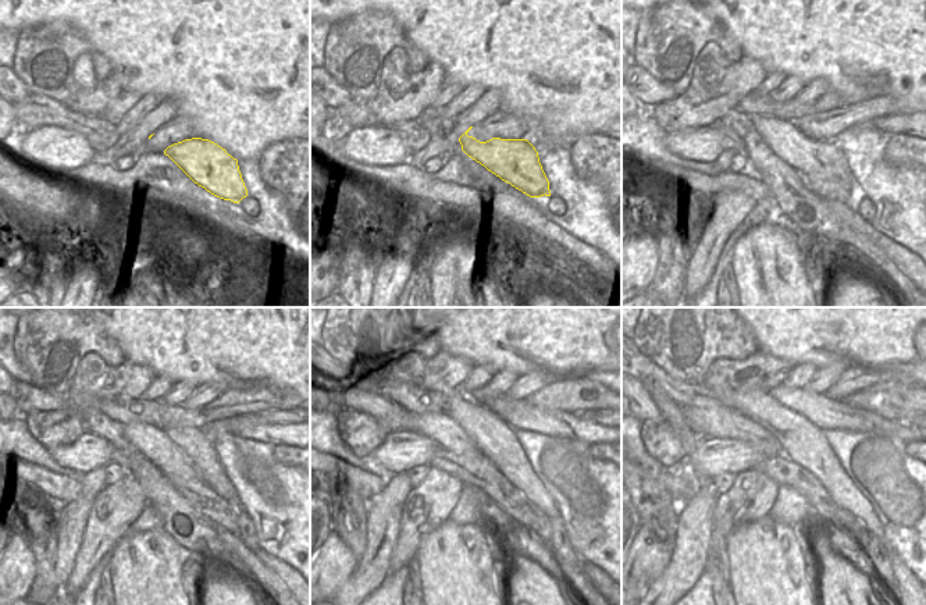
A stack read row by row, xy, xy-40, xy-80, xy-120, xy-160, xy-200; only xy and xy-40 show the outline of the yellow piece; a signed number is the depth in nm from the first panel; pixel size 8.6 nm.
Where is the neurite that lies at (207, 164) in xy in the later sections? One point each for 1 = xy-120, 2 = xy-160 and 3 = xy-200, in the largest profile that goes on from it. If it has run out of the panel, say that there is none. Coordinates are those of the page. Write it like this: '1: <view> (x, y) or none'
1: xy-120 (153, 444)
2: xy-160 (392, 416)
3: xy-200 (707, 417)

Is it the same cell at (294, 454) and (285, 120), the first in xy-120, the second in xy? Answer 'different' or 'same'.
different

